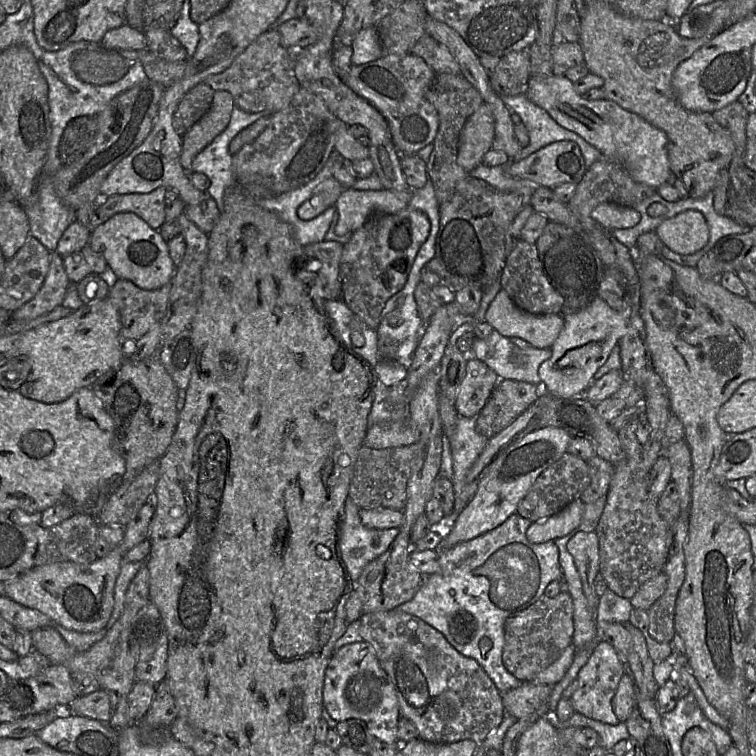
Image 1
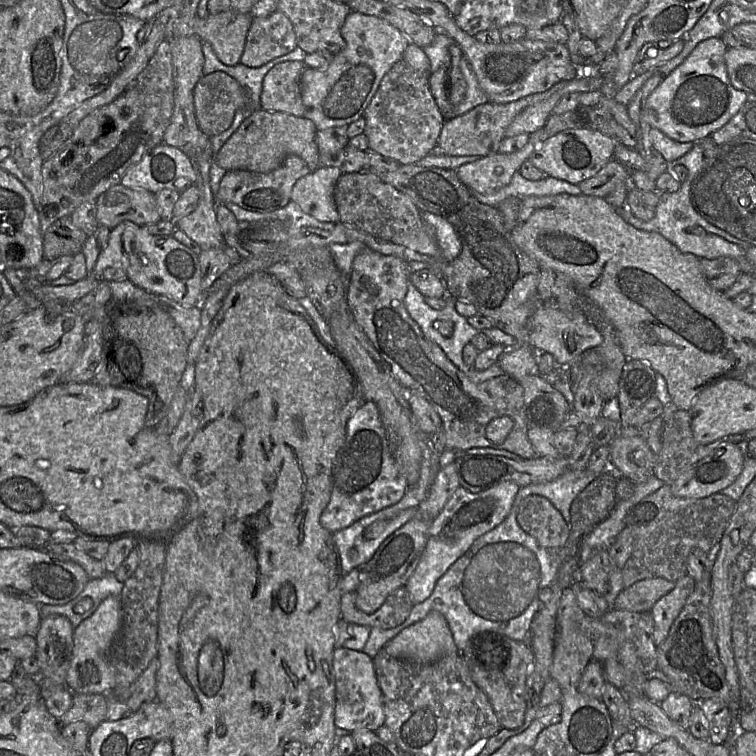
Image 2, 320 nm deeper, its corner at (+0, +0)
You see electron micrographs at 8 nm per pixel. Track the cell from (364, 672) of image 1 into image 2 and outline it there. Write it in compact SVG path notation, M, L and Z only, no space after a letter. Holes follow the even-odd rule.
M335 648L333 654L335 677L334 724L353 732L358 729L377 730L385 723L382 693L377 682L373 660L363 651Z

